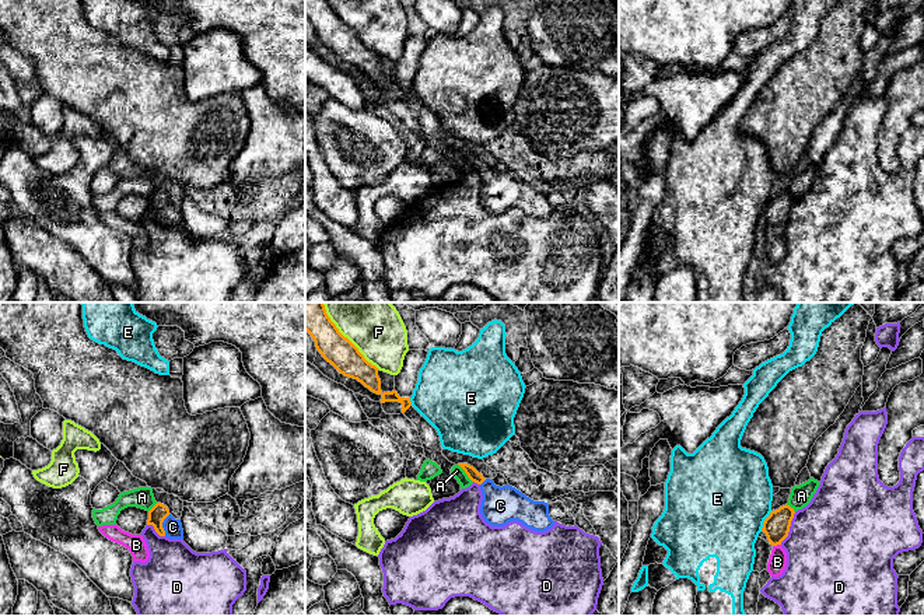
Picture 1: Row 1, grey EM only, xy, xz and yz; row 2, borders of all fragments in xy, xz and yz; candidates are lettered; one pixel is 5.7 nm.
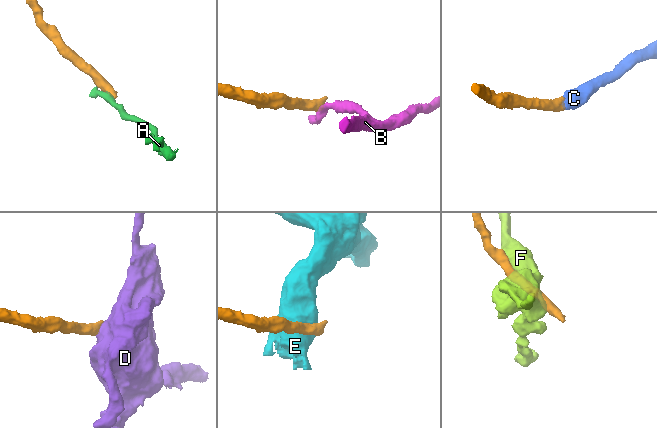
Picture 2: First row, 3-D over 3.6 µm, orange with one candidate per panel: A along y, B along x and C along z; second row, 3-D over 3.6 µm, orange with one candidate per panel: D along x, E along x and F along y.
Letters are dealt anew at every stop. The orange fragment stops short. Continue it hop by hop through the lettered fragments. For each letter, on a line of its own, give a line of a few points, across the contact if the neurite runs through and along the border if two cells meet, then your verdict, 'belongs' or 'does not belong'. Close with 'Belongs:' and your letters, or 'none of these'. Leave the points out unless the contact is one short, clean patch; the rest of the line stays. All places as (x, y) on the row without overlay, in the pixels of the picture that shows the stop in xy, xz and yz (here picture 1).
A: line xz (458, 150), (472, 168); does not belong
B: line yz (780, 230), (773, 233); does not belong
C: line xy (158, 199), (161, 212), (172, 213); belongs
D: line yz (795, 198), (788, 221), (780, 230); does not belong
E: does not belong
F: does not belong
Belongs: C

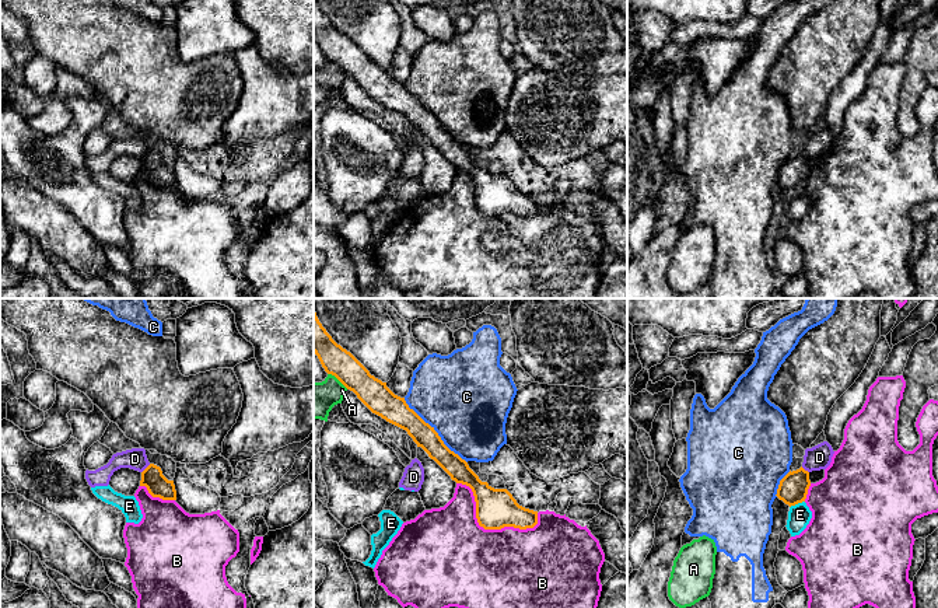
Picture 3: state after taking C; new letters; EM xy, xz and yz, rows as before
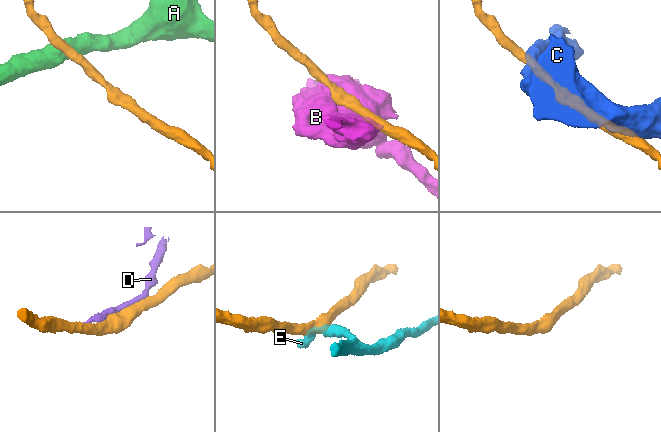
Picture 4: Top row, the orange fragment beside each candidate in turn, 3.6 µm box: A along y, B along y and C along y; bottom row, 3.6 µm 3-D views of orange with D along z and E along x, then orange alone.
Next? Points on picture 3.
A: line xz (328, 59), (333, 60), (347, 74); does not belong
B: does not belong
C: does not belong
D: does not belong
E: does not belong
Belongs: none of these

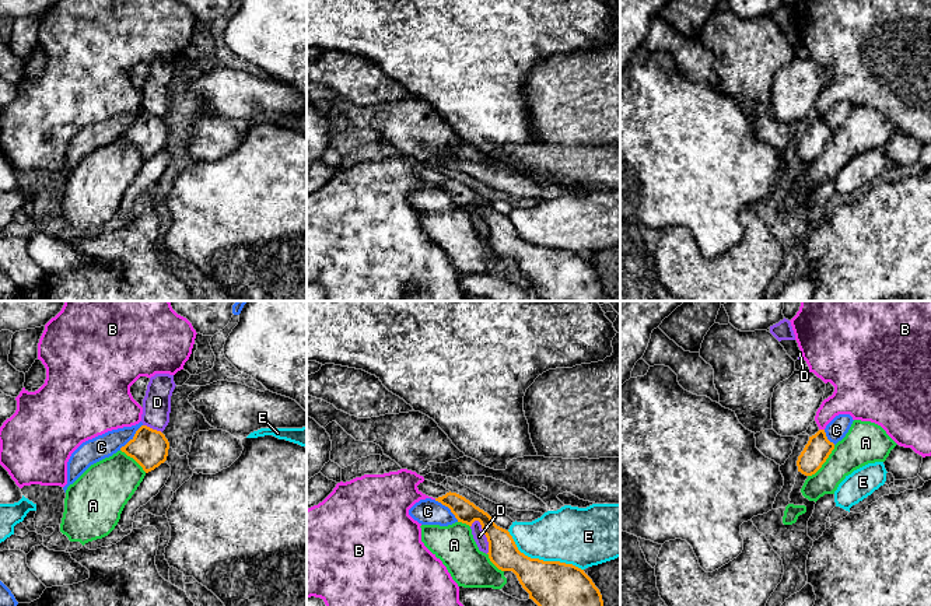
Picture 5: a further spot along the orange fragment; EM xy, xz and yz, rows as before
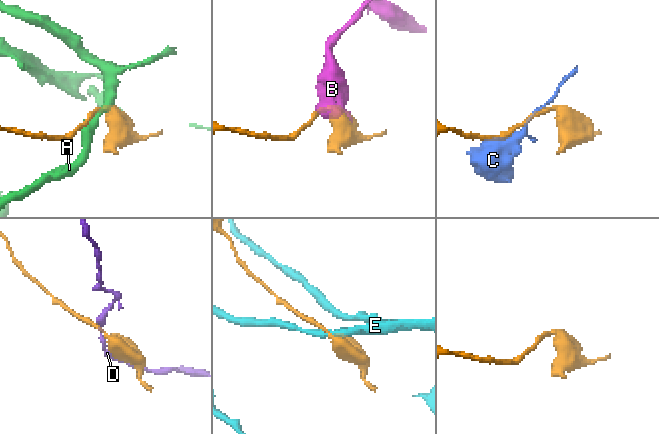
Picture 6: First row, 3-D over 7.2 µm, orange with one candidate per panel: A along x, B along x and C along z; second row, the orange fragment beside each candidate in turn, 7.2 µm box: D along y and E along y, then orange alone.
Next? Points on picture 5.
A: does not belong
B: line yz (819, 115), (823, 116); does not belong
C: does not belong
D: does not belong
E: does not belong
Belongs: none of these

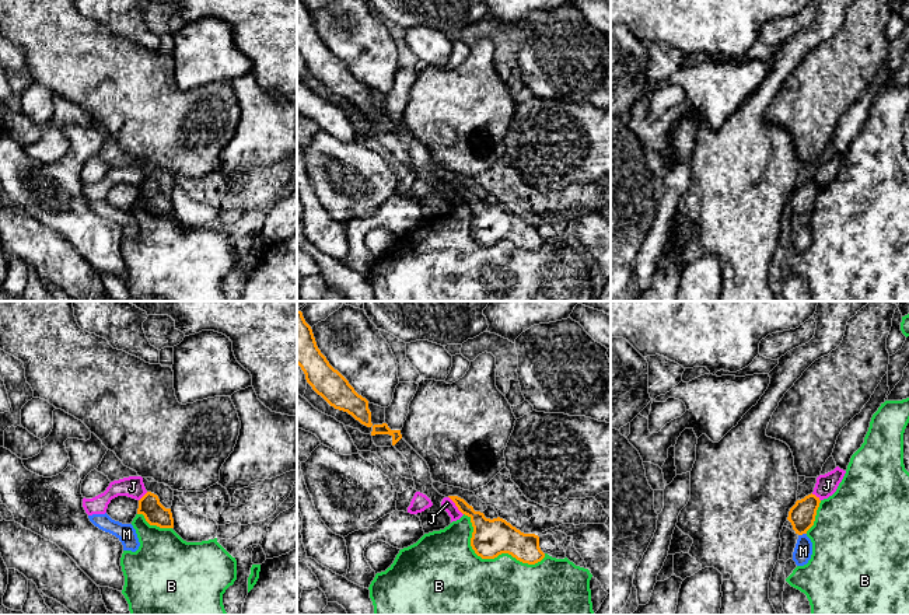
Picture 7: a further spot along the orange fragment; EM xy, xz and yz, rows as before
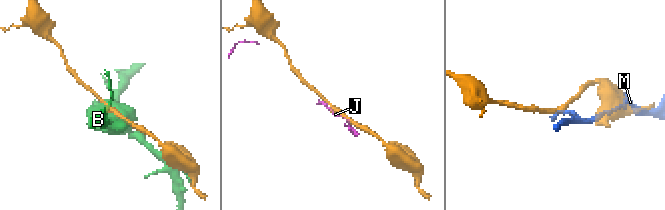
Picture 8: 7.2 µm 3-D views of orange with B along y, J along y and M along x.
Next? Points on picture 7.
B: does not belong
J: does not belong
M: does not belong
Belongs: none of these

